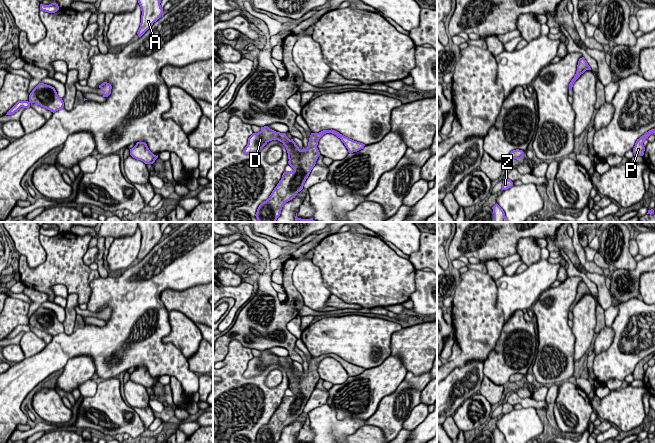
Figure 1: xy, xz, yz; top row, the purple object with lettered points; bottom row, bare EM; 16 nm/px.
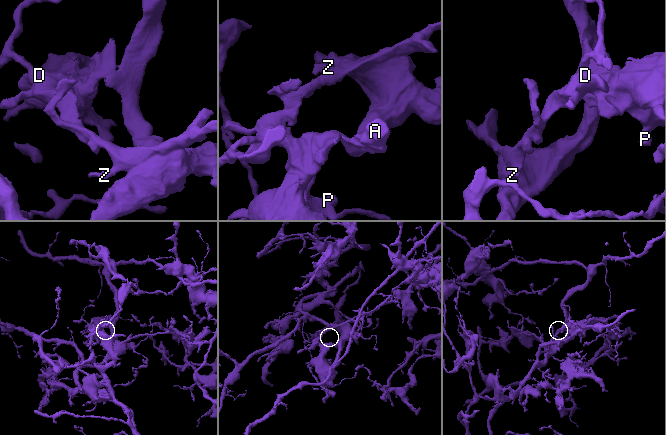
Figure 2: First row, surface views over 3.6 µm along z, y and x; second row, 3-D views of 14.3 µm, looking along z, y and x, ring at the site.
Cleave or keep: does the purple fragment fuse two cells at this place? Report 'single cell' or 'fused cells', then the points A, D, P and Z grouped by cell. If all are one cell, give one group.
fused cells | A / D P Z

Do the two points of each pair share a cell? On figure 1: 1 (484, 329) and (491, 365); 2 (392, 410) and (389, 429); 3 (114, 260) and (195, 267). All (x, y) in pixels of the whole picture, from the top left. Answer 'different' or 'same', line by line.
1: different
2: same
3: different

